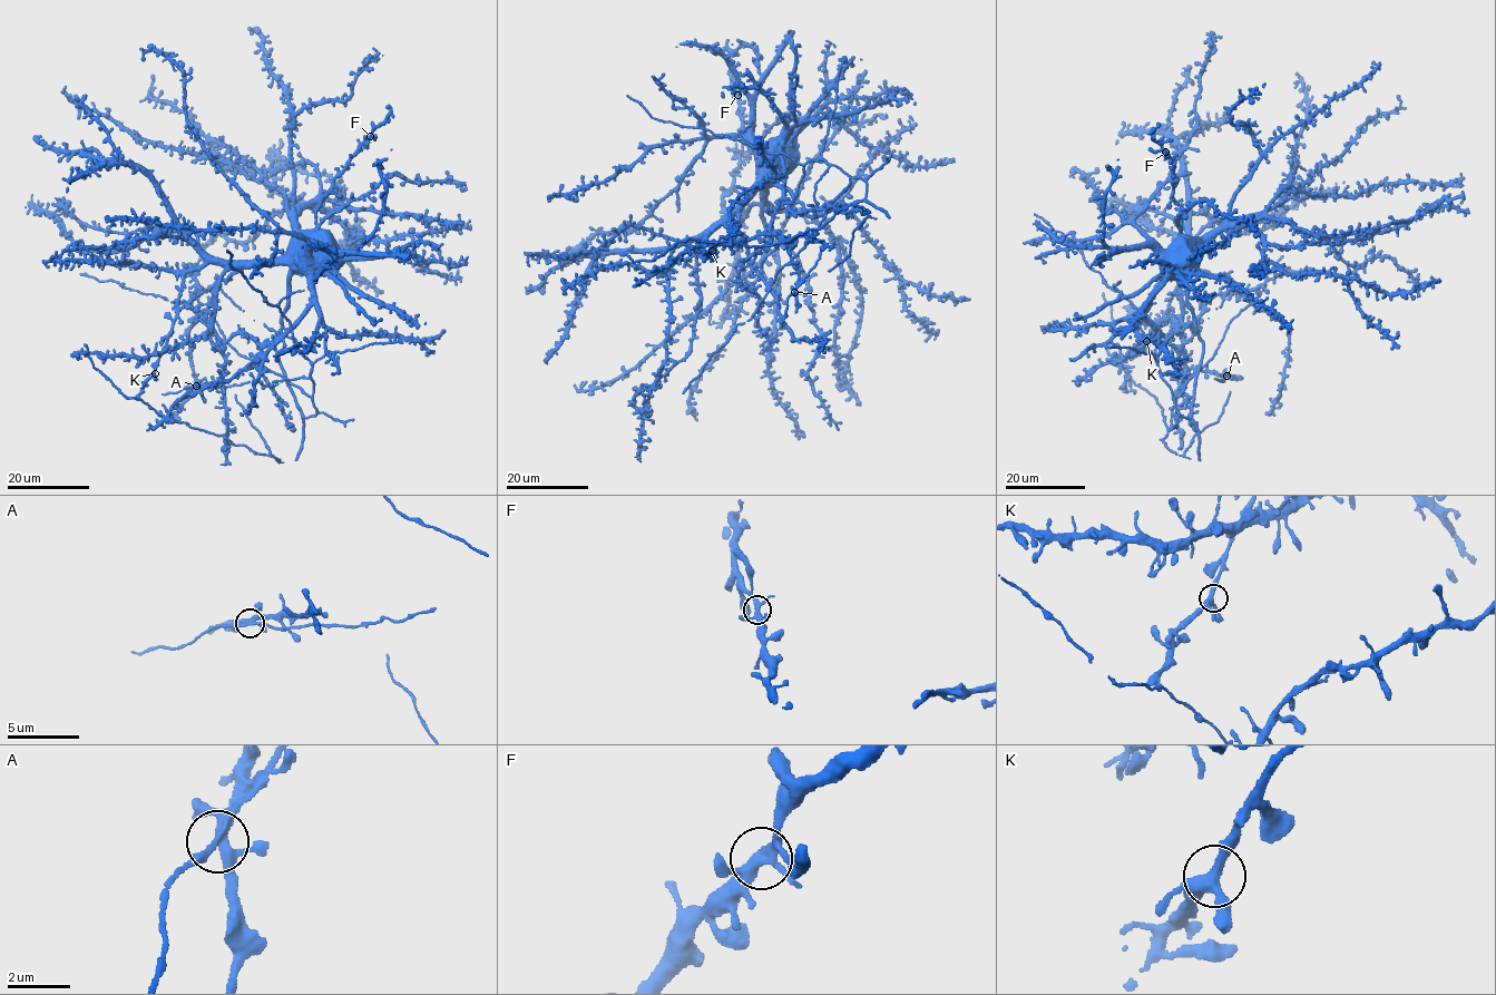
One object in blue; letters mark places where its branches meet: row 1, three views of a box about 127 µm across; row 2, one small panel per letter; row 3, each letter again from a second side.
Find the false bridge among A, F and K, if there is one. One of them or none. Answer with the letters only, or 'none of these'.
none of these

